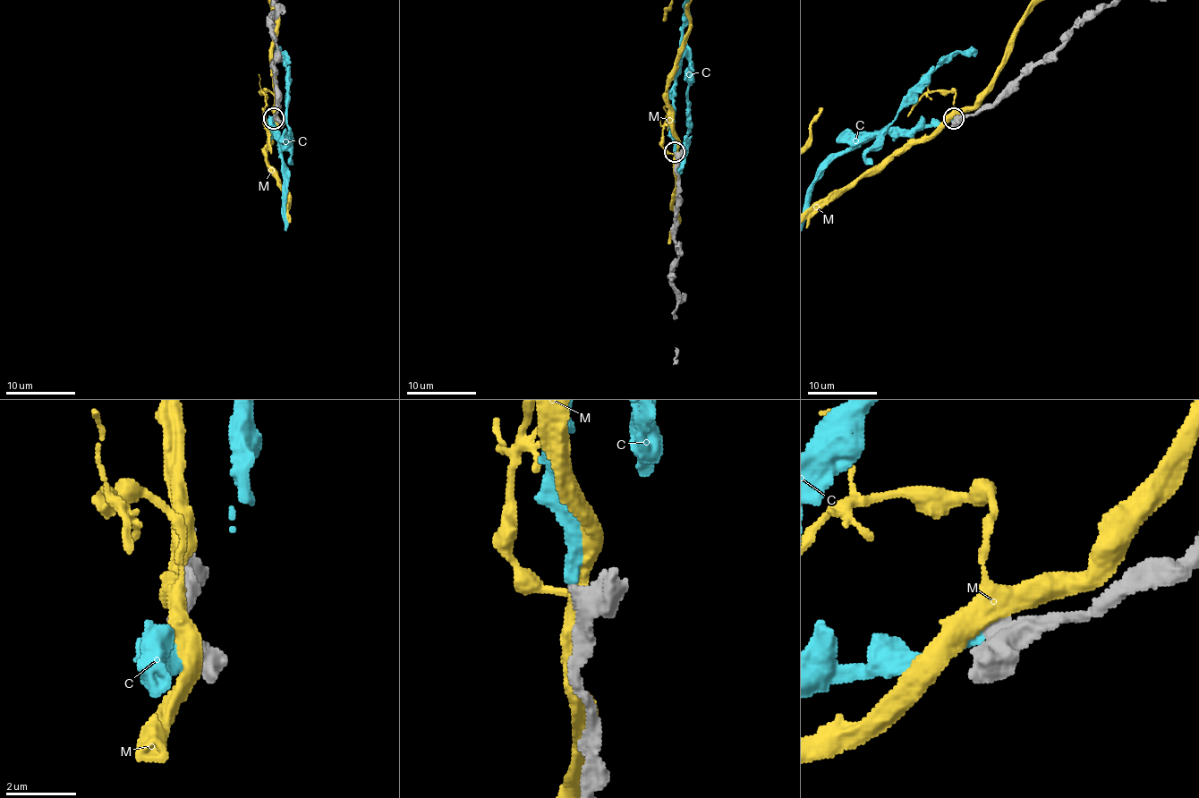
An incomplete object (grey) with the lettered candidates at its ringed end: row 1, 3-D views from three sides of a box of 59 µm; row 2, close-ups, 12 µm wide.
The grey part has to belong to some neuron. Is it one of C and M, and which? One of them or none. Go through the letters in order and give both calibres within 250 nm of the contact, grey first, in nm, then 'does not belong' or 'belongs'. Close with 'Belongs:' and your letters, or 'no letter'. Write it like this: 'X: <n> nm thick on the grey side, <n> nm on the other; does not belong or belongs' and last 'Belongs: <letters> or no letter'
C: 400 nm thick on the grey side, 300 nm on the other; belongs
M: 440 nm thick on the grey side, 440 nm on the other; does not belong
Belongs: C

